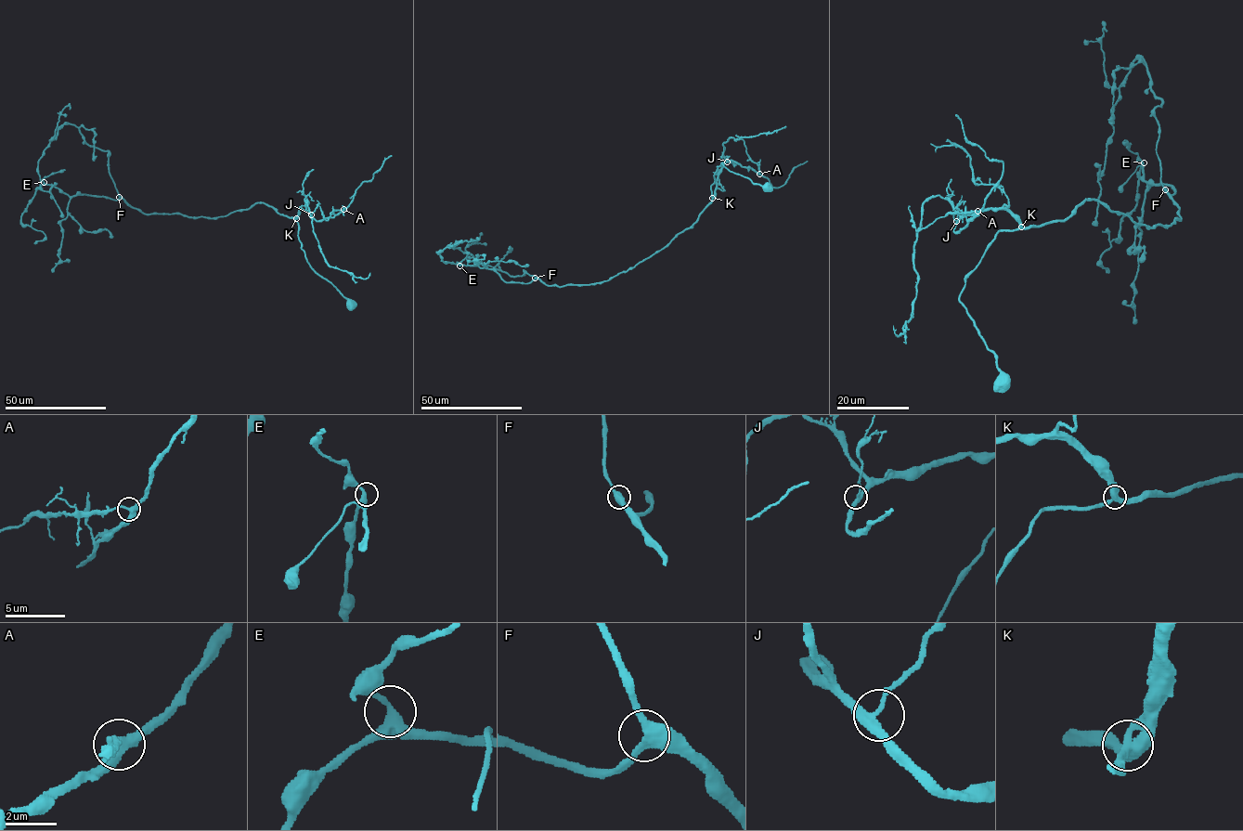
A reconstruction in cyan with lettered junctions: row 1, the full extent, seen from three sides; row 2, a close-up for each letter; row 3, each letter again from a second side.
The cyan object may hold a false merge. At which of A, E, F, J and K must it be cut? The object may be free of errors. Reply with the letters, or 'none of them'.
none of them

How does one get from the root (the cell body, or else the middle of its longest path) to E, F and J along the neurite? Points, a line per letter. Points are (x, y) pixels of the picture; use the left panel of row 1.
E: (351, 305), (311, 266), (296, 218), (265, 203), (217, 217), (146, 214), (121, 198), (69, 197), (44, 182)
F: (351, 305), (311, 266), (296, 218), (265, 203), (211, 218), (142, 214), (119, 197)
J: (351, 305), (331, 283), (315, 271), (302, 248), (295, 219), (300, 208), (311, 214)

